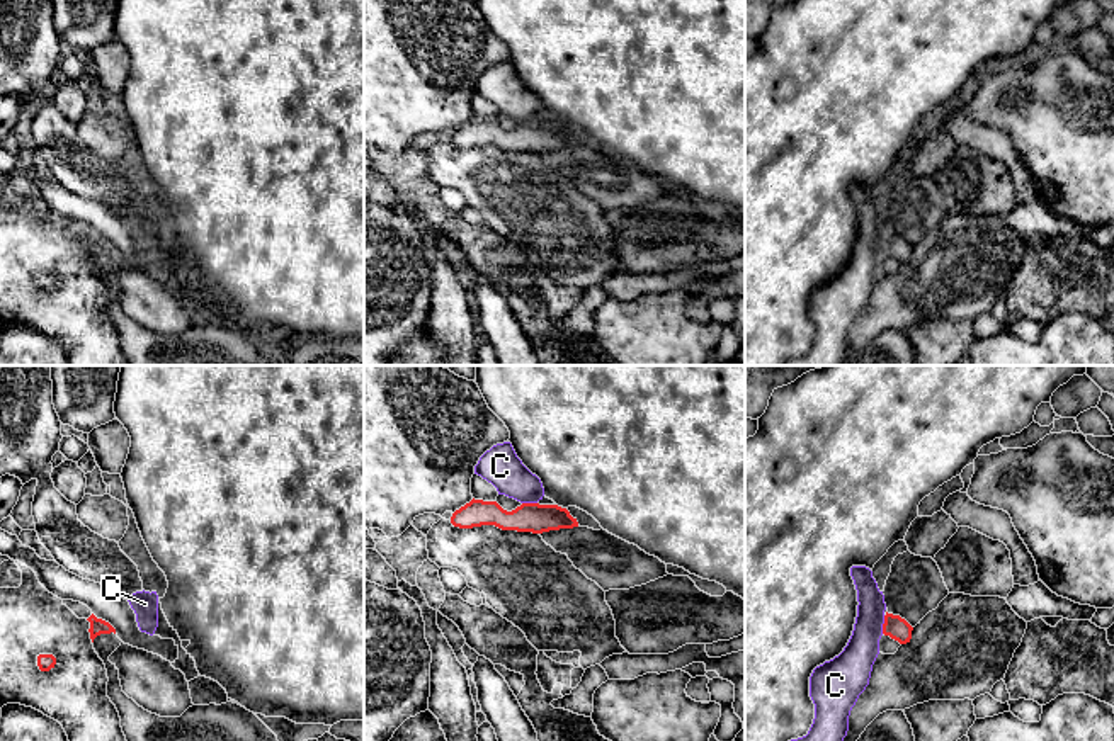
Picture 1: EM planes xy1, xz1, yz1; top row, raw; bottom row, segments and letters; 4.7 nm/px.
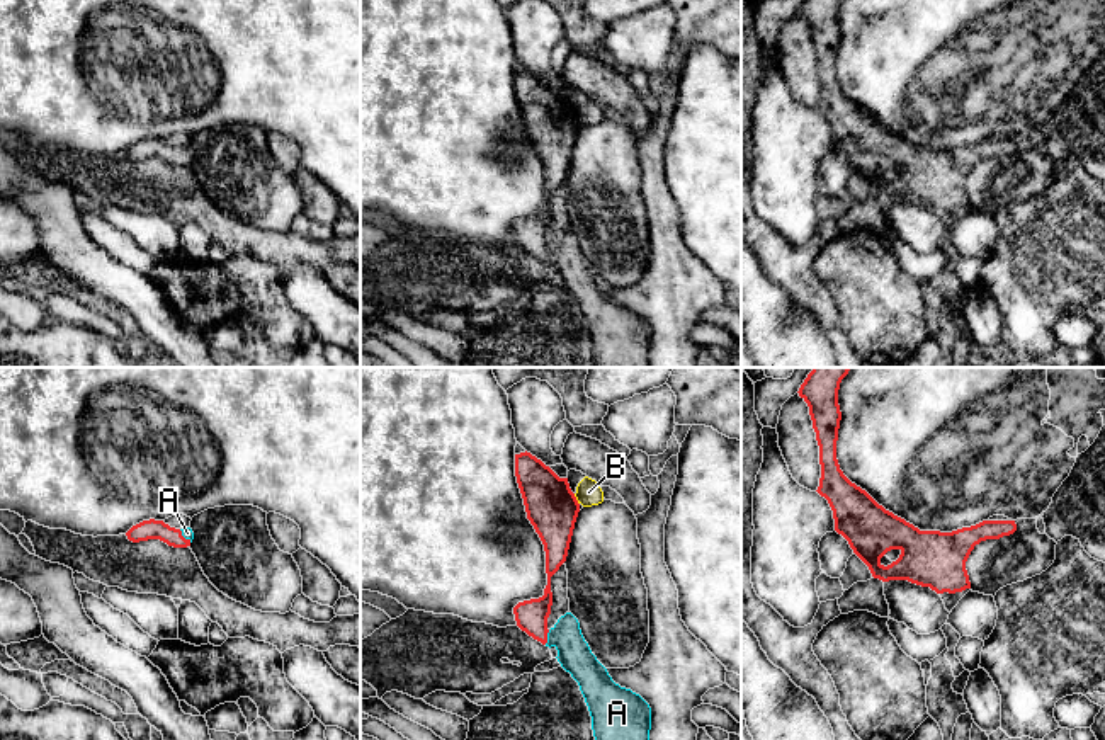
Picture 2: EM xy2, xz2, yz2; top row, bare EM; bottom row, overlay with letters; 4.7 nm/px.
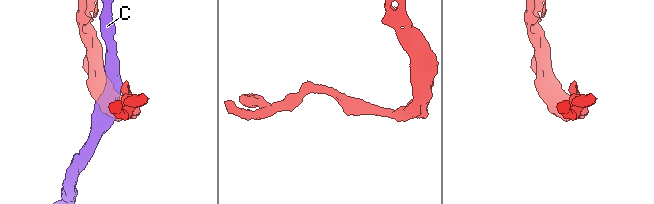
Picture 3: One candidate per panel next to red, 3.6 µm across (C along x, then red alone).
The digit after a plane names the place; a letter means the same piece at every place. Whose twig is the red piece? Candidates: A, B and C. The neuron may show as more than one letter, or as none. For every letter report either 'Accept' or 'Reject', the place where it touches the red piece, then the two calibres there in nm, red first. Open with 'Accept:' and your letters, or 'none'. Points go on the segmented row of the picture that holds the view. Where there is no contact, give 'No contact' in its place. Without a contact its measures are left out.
Accept: A
A: Accept. Touches red at xz2 (546, 637). Thickness 150 nm (red) against 160 nm
B: Reject. Touches red at xz2 (575, 499). Thickness 240 nm (red) against 120 nm
C: Reject. Touches red at yz1 (883, 624). Thickness 110 nm (red) against 180 nm

